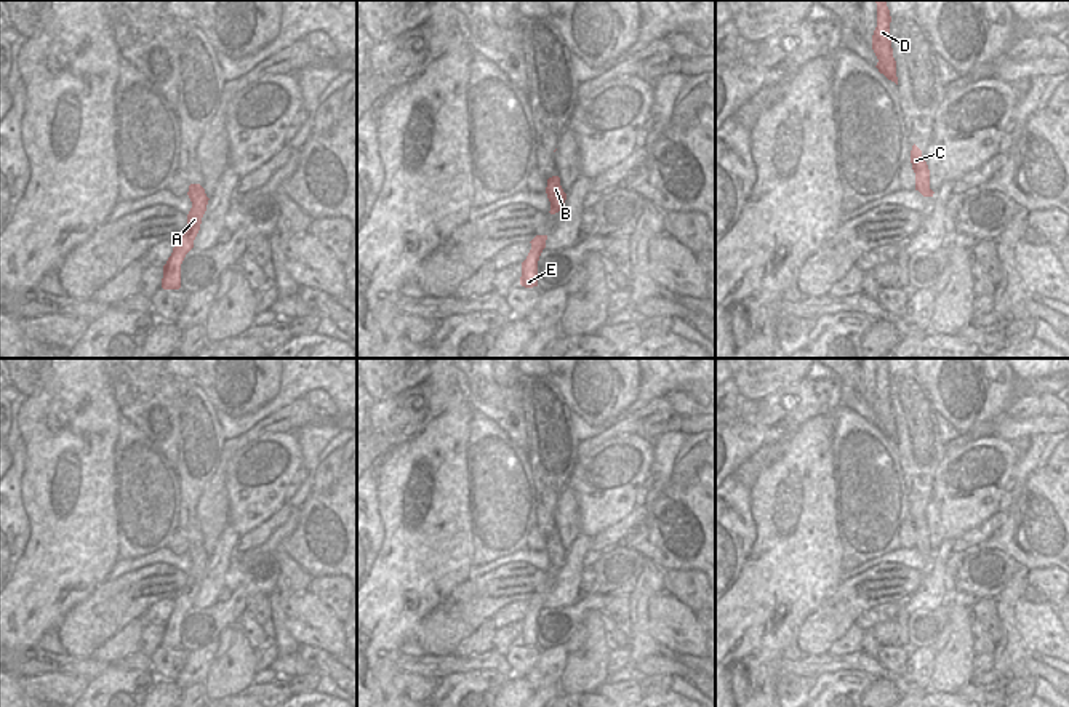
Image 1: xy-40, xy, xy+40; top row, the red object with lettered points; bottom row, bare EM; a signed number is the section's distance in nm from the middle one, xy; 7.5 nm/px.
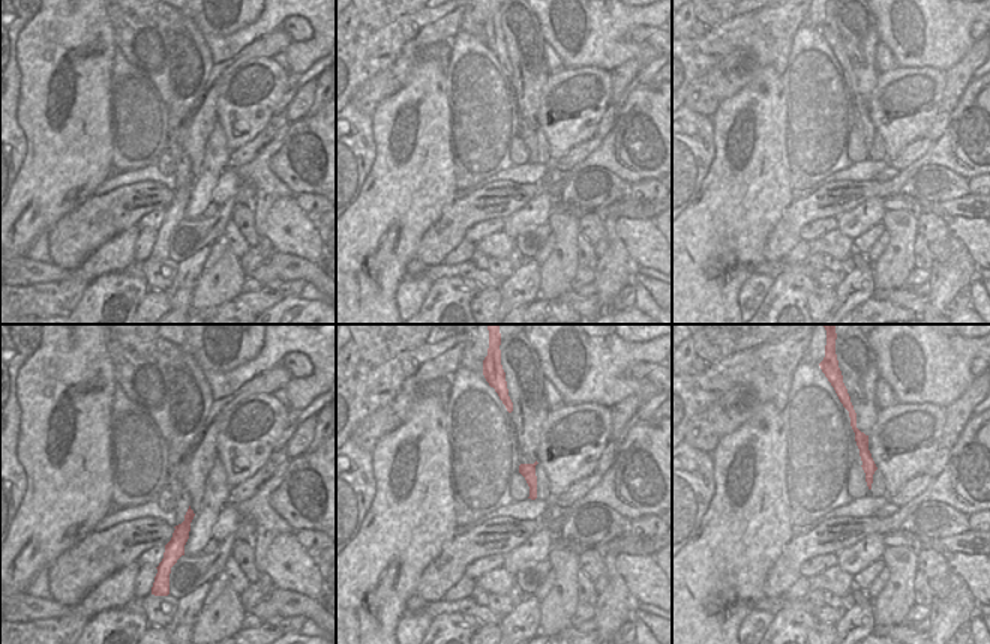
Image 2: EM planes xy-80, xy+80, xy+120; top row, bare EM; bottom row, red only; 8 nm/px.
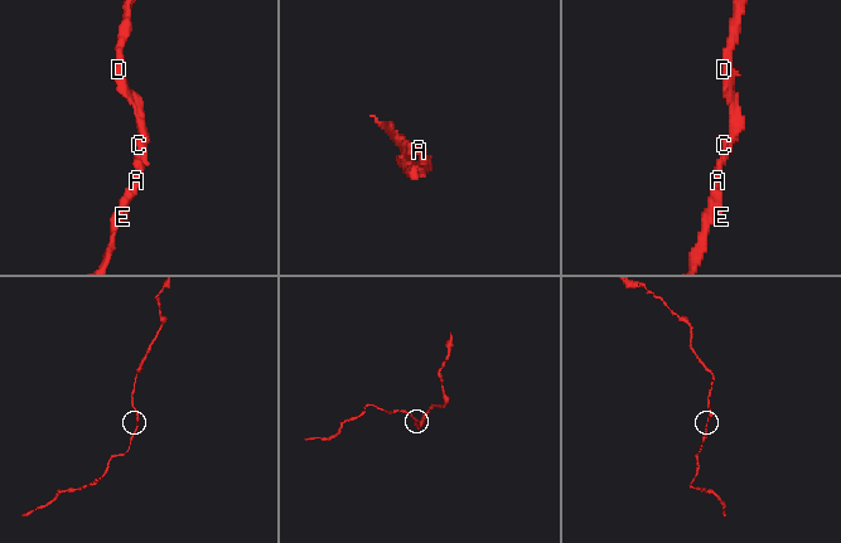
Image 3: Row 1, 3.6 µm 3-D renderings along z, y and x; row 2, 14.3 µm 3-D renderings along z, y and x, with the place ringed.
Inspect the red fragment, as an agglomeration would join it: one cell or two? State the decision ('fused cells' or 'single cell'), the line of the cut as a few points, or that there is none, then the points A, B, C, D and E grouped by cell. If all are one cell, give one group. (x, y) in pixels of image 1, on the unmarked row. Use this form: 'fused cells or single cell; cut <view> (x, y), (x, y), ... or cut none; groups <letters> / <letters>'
single cell; cut none; groups A B C D E

